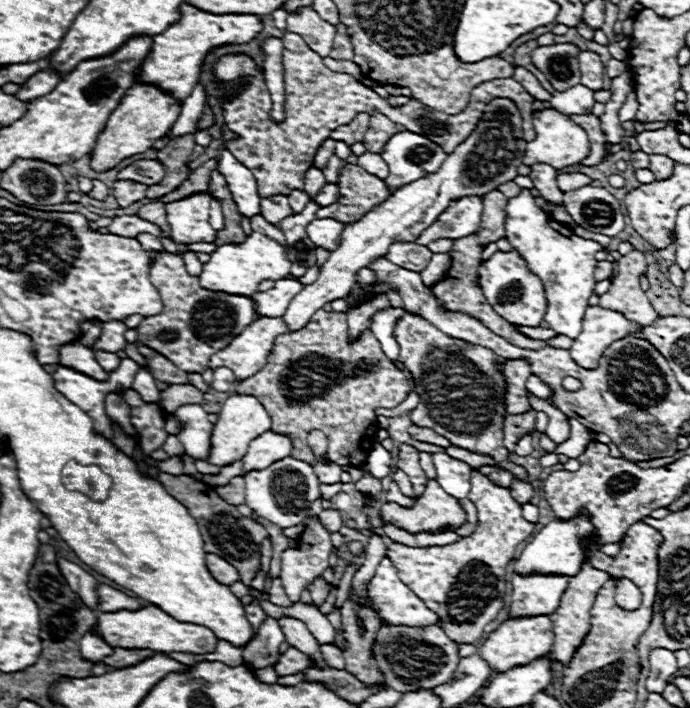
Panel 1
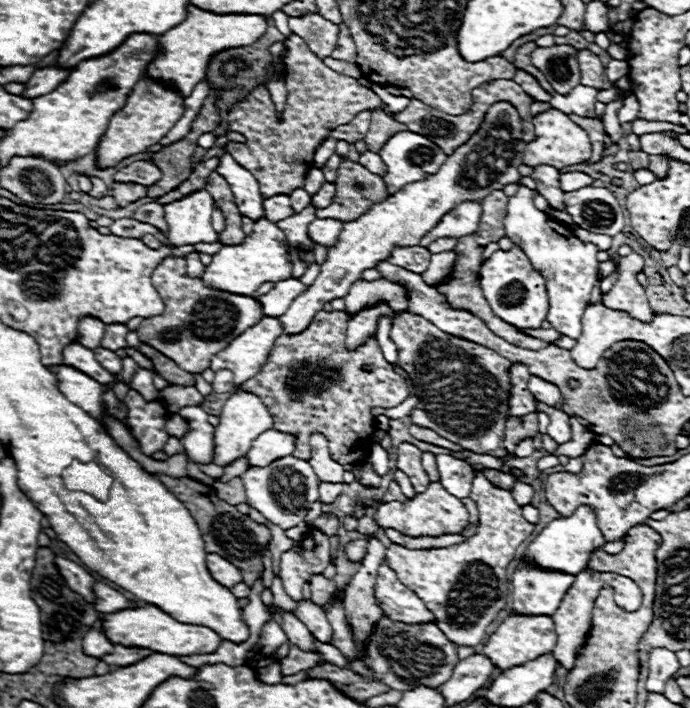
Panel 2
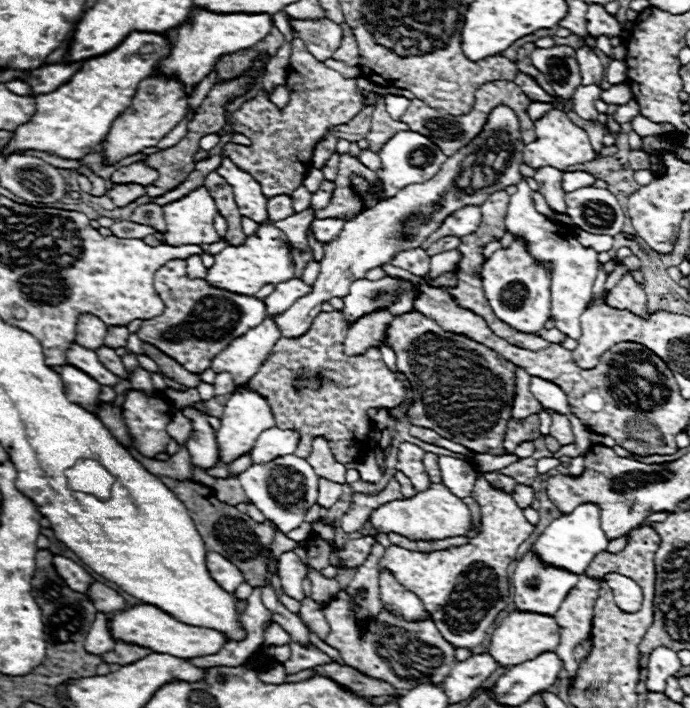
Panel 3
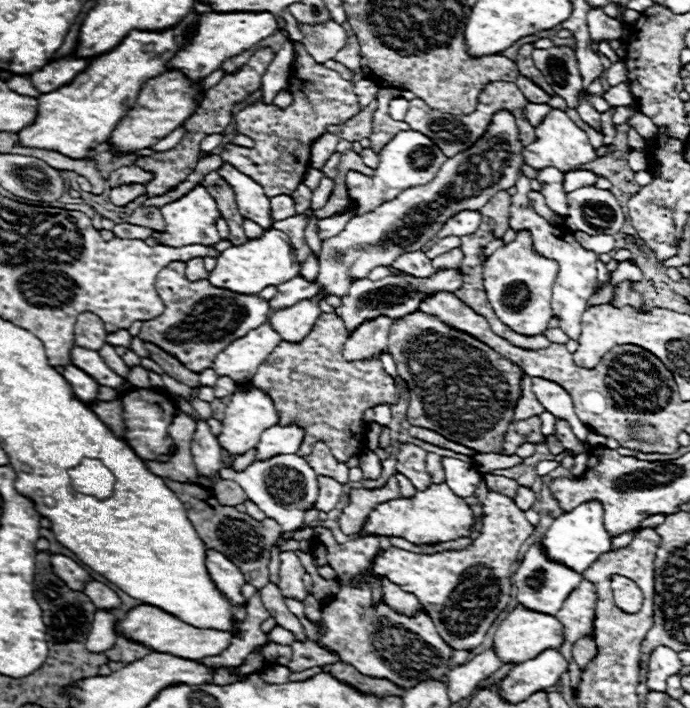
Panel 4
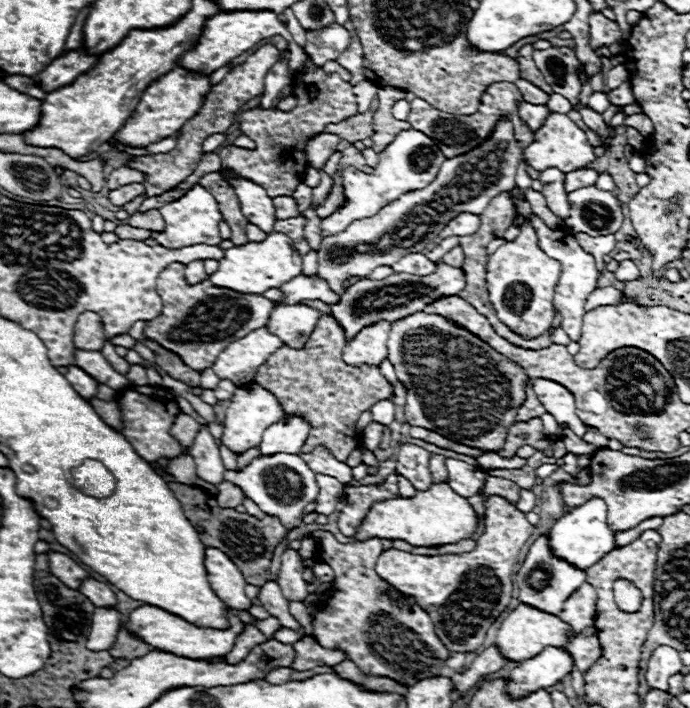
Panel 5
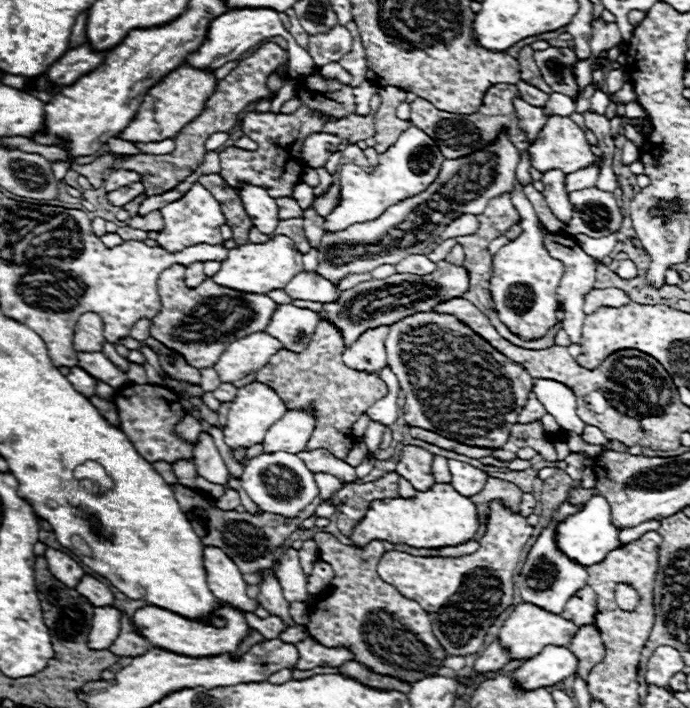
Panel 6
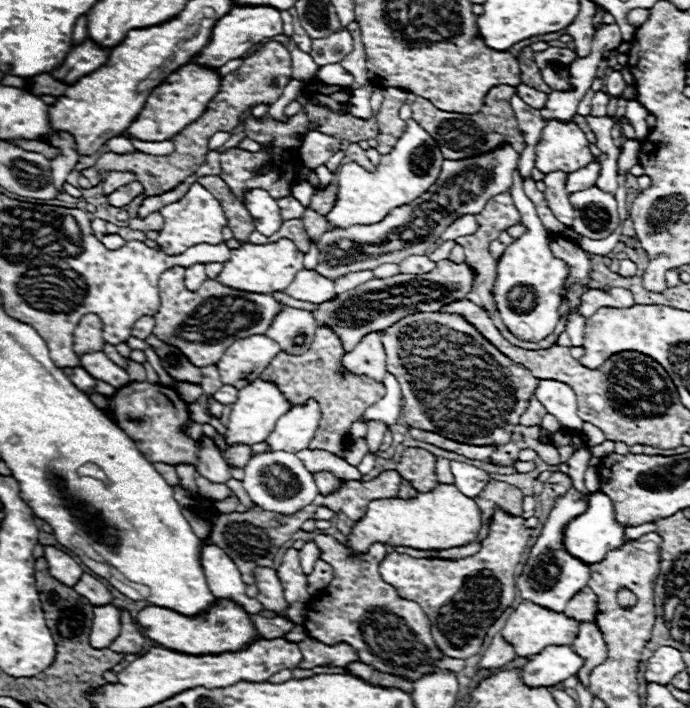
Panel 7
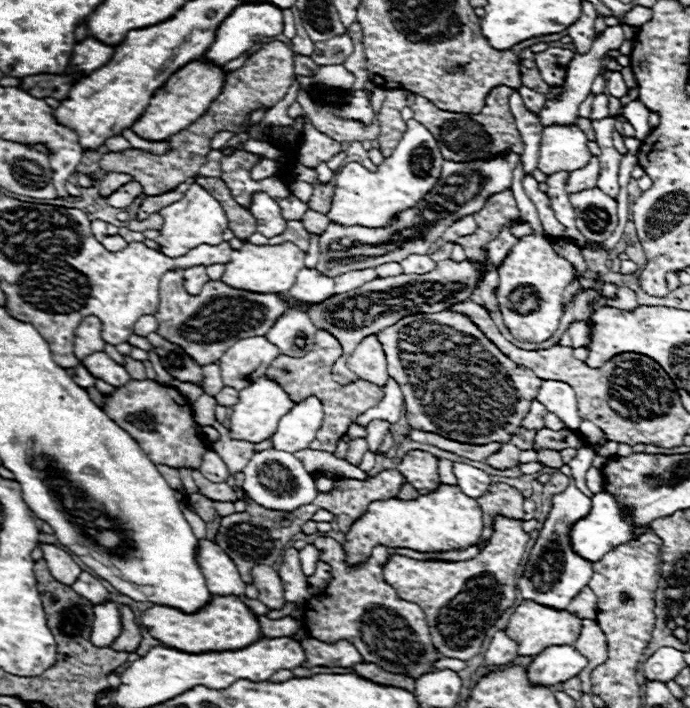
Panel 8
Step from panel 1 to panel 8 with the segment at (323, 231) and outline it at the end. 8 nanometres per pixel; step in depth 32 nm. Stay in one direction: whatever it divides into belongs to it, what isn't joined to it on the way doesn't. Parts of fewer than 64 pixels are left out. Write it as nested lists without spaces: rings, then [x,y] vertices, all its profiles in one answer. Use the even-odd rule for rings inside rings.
[[[406,120],[406,132],[394,148],[392,156],[384,158],[376,172],[364,170],[358,162],[344,164],[336,172],[336,192],[332,208],[328,212],[330,222],[342,222],[342,226],[382,226],[398,210],[412,208],[424,194],[438,182],[442,170],[442,154],[436,138],[416,120]]]

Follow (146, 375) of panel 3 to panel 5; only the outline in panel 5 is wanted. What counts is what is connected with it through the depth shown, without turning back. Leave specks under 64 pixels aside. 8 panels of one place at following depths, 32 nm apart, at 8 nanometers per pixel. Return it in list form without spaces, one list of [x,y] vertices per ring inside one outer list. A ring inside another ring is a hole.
[[[138,364],[130,366],[126,378],[128,378],[130,384],[134,384],[134,386],[148,386],[148,376],[146,376],[144,366],[138,366]]]

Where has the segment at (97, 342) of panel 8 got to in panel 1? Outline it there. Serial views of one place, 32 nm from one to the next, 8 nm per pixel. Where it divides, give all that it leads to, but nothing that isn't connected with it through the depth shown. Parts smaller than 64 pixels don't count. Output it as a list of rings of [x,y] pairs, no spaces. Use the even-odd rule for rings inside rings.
[[[86,320],[86,322],[80,324],[80,338],[78,338],[80,344],[90,348],[98,340],[98,336],[100,336],[100,322]]]

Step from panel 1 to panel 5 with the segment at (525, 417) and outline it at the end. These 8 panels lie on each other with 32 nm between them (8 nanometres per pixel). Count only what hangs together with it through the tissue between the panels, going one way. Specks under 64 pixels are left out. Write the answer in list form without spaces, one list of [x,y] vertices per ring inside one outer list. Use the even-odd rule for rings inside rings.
[[[530,418],[528,422],[514,422],[508,428],[508,438],[504,442],[504,448],[498,454],[500,456],[506,456],[506,458],[516,456],[516,450],[520,446],[524,446],[524,444],[530,444],[536,450],[542,448],[548,456],[552,456],[550,446],[548,446],[548,440],[542,434],[542,420],[540,418]]]

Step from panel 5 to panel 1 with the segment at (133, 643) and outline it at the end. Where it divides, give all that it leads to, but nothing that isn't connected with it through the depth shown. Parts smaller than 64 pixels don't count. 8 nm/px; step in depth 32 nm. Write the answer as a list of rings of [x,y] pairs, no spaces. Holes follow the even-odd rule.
[[[114,648],[114,654],[106,658],[108,666],[114,668],[126,668],[126,666],[134,666],[146,658],[152,658],[156,652],[152,650],[124,650],[124,648]]]

